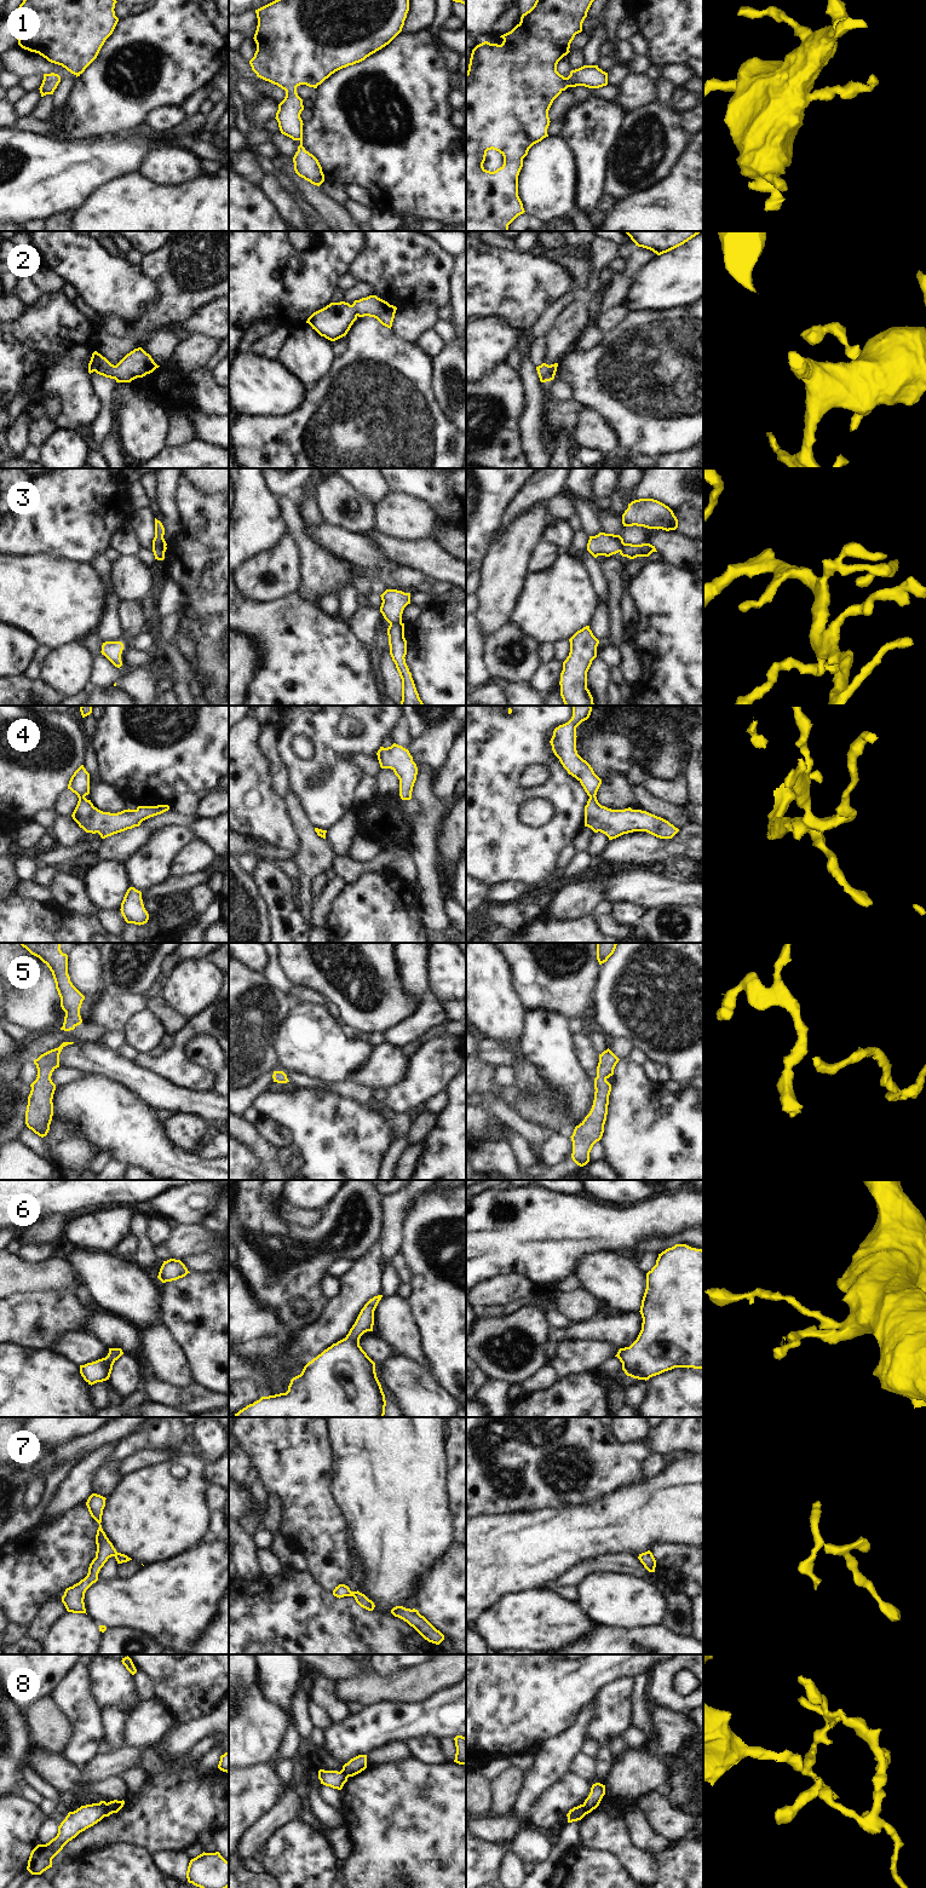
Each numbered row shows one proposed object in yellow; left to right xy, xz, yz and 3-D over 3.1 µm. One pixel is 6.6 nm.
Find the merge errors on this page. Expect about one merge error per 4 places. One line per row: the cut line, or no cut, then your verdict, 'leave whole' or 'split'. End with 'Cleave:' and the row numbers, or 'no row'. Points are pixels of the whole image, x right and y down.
1: cut none; leave whole
2: cut none; leave whole
3: cut xy (165, 545), (153, 547); split
4: cut none; leave whole
5: cut none; leave whole
6: cut none; leave whole
7: cut none; leave whole
8: cut xy (107, 1803), (103, 1815); split
Cleave: 3, 8

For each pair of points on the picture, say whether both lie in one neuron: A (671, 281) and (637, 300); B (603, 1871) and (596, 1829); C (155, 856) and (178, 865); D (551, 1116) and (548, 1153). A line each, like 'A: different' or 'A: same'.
A: same
B: different
C: different
D: different

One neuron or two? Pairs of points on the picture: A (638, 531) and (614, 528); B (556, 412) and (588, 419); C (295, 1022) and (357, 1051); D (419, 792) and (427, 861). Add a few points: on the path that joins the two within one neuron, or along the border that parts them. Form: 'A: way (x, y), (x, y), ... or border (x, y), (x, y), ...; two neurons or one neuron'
A: way (632, 531), (620, 529); one neuron
B: border (584, 406), (579, 413), (579, 422), (573, 437); two neurons
C: way (311, 1037), (326, 1051), (341, 1051); one neuron
D: way (427, 809), (427, 844); one neuron

